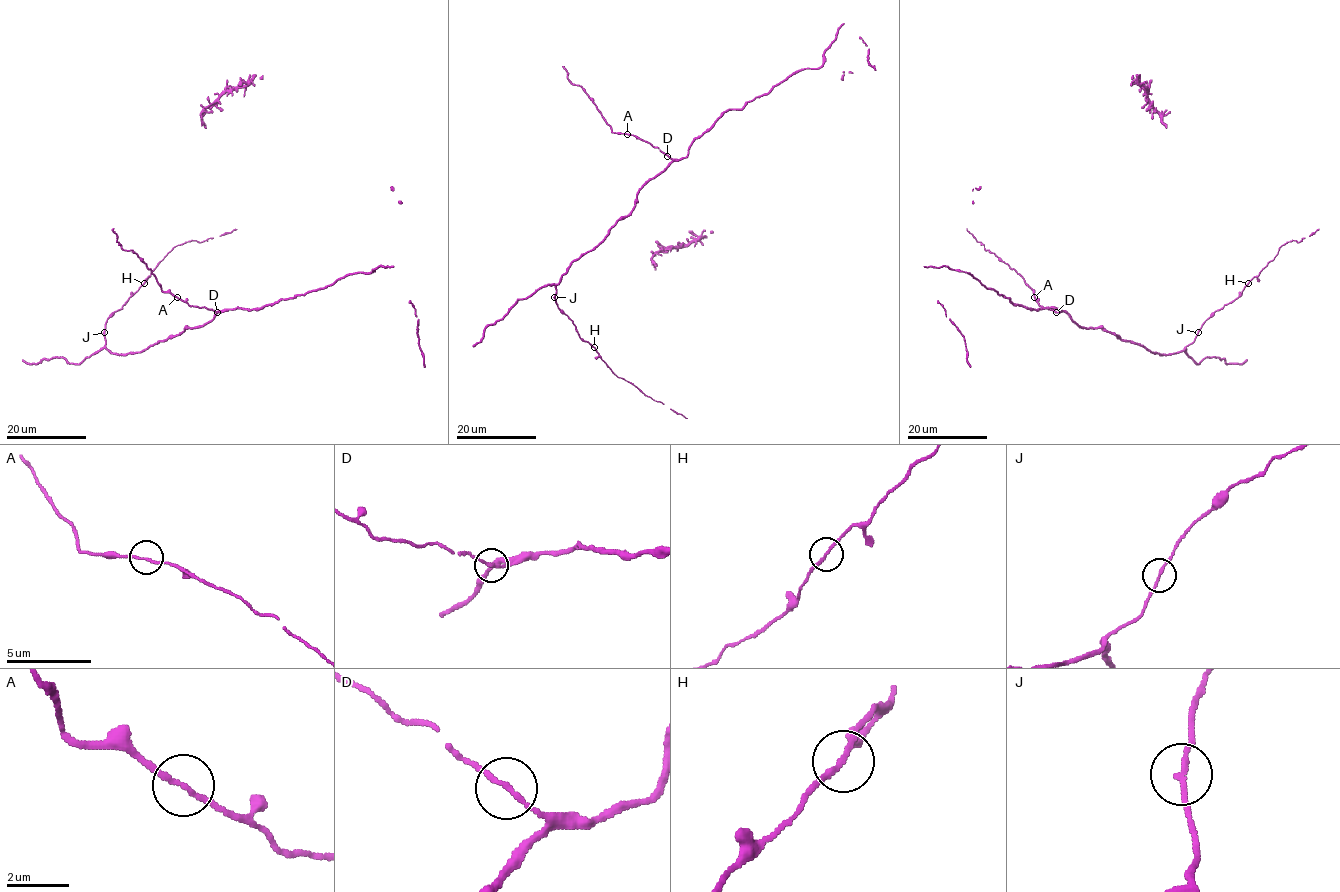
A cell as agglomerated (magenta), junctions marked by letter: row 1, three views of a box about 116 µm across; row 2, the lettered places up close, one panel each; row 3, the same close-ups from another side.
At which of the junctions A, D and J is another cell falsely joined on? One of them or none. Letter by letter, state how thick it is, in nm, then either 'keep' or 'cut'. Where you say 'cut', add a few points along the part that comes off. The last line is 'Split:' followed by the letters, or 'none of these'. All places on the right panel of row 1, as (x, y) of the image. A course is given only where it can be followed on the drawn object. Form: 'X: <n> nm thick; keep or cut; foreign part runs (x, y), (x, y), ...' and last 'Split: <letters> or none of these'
A: 160 nm thick; keep
D: 160 nm thick; keep
J: 150 nm thick; keep
Split: none of these

